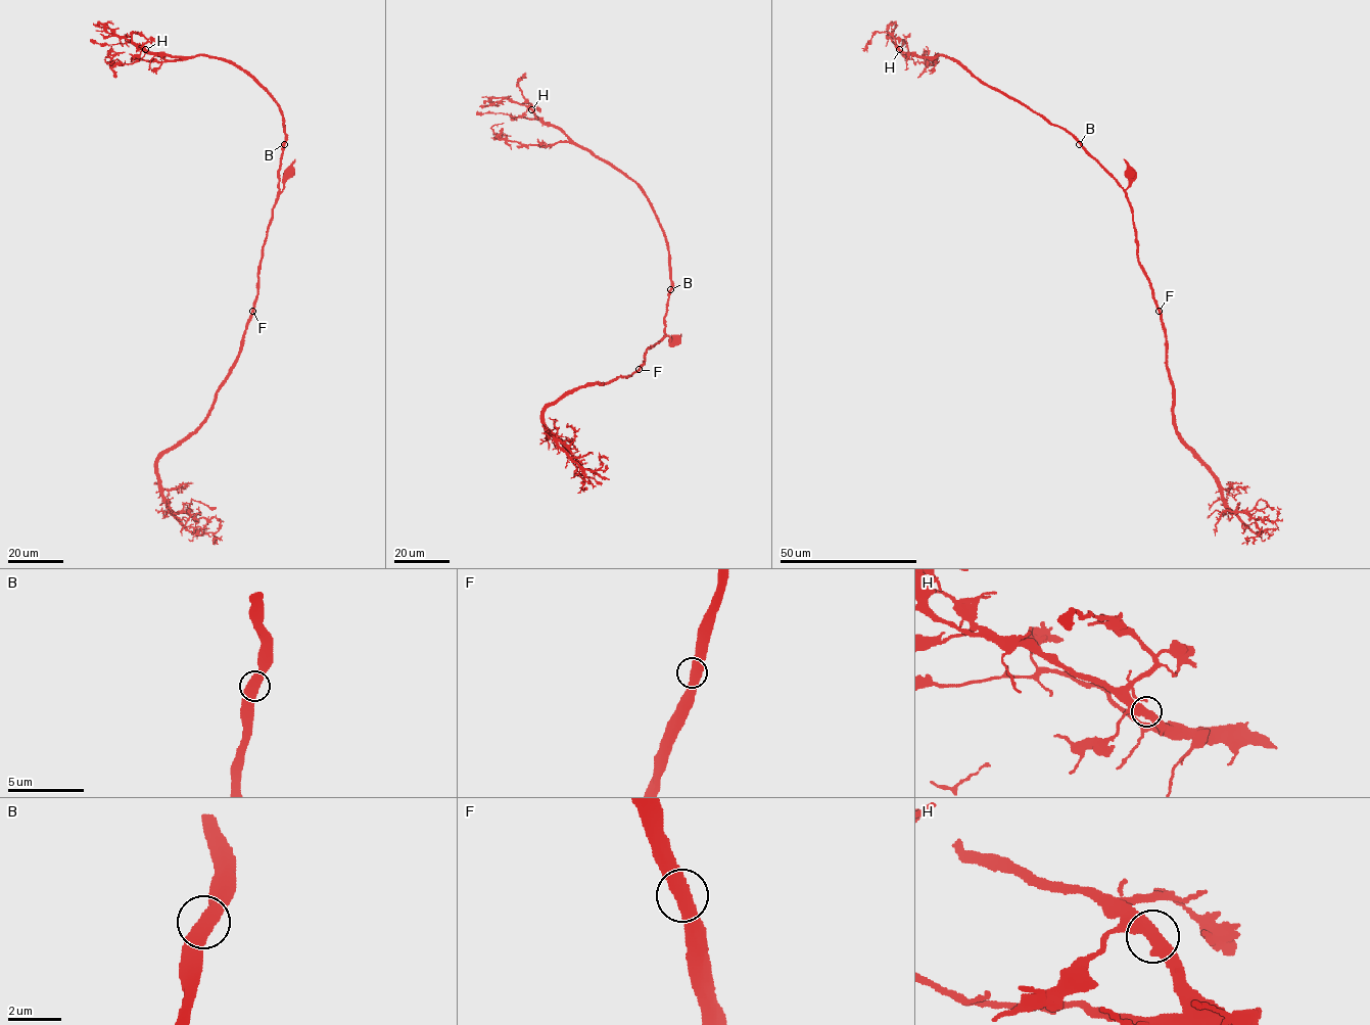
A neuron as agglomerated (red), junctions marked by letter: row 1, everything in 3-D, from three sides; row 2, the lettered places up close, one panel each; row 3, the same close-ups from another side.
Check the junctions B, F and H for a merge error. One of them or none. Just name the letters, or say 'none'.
none

